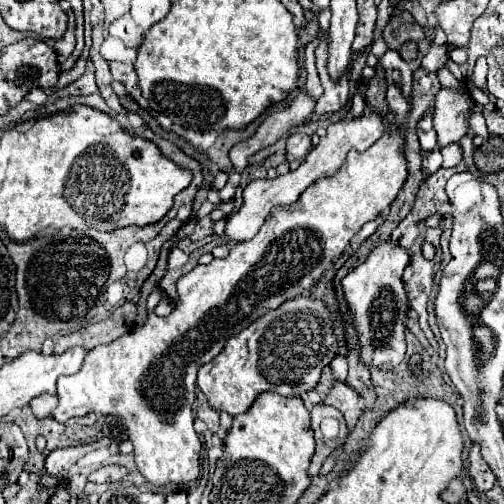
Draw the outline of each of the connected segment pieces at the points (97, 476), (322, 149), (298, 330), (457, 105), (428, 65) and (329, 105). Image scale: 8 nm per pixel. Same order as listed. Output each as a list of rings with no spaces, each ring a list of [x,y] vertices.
[[[103,466],[97,472],[93,472],[89,476],[89,480],[95,484],[113,484],[113,482],[123,480],[125,474],[127,474],[127,468],[123,468],[123,466]]]
[[[363,114],[355,120],[341,120],[337,124],[331,124],[327,128],[327,136],[321,138],[321,142],[309,152],[307,160],[297,168],[297,170],[289,170],[285,176],[277,176],[273,180],[265,178],[265,180],[253,180],[245,192],[243,192],[243,204],[241,208],[227,218],[227,226],[225,226],[225,240],[229,244],[241,244],[241,242],[247,242],[251,240],[257,230],[263,226],[265,218],[269,216],[269,212],[273,210],[273,206],[289,206],[289,204],[295,204],[297,198],[303,194],[305,188],[309,188],[315,180],[323,178],[323,176],[333,176],[341,166],[343,166],[343,160],[347,156],[349,150],[357,150],[357,152],[363,152],[367,150],[371,144],[375,144],[381,136],[383,136],[383,122],[379,118],[379,114]]]
[[[299,296],[287,300],[277,310],[261,316],[249,328],[229,338],[223,350],[209,364],[199,368],[197,386],[215,412],[239,416],[261,392],[271,390],[281,396],[301,396],[313,390],[321,370],[335,354],[337,342],[331,332],[325,304],[313,296]]]
[[[463,86],[463,94],[441,88],[435,98],[433,126],[437,132],[437,146],[445,148],[447,144],[459,142],[467,134],[467,114],[473,102]]]
[[[433,44],[431,50],[423,56],[421,68],[423,68],[425,72],[437,72],[439,68],[445,66],[447,58],[449,58],[449,56],[447,56],[447,48],[445,48],[445,46],[439,46],[439,44]]]
[[[327,40],[323,44],[319,44],[317,48],[317,70],[319,70],[319,78],[321,78],[321,84],[325,88],[323,96],[317,100],[315,104],[315,116],[321,116],[321,114],[327,114],[327,112],[339,112],[341,108],[345,108],[347,100],[349,100],[349,84],[347,84],[347,74],[339,80],[339,82],[333,82],[329,80],[329,74],[325,70],[325,60],[327,60]]]

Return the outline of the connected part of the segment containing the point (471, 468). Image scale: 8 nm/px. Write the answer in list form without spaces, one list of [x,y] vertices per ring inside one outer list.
[[[473,444],[473,446],[469,448],[469,466],[467,466],[467,472],[469,472],[469,476],[473,478],[473,484],[475,484],[475,488],[477,488],[479,492],[491,490],[491,488],[495,486],[495,482],[497,482],[491,466],[483,460],[477,444]]]

